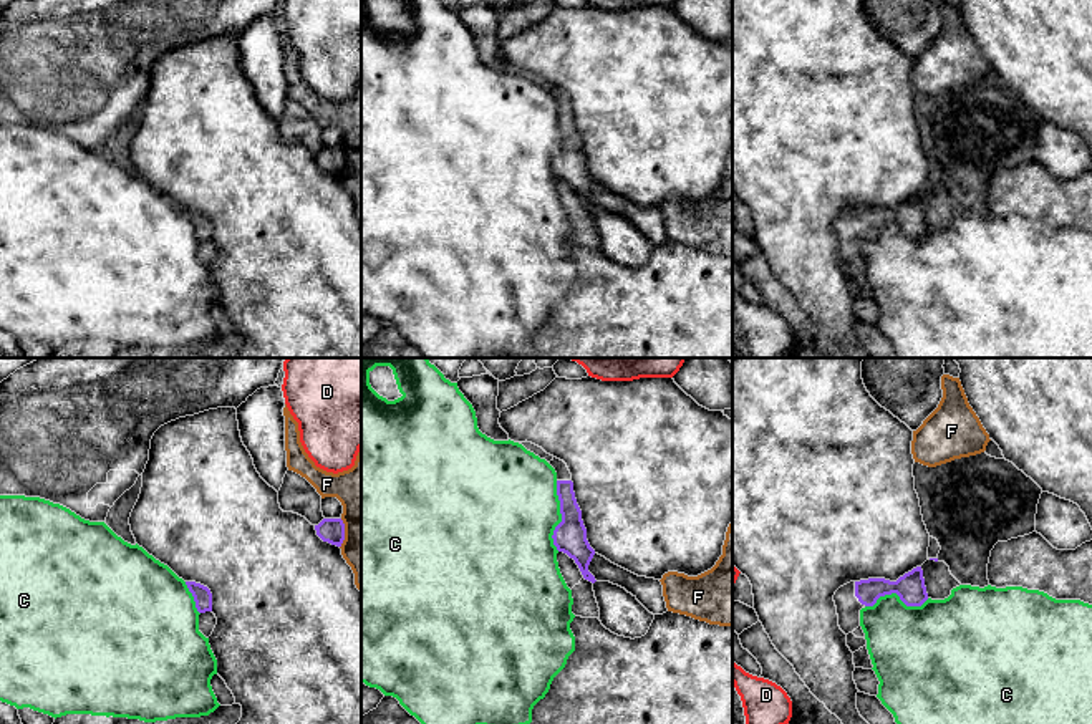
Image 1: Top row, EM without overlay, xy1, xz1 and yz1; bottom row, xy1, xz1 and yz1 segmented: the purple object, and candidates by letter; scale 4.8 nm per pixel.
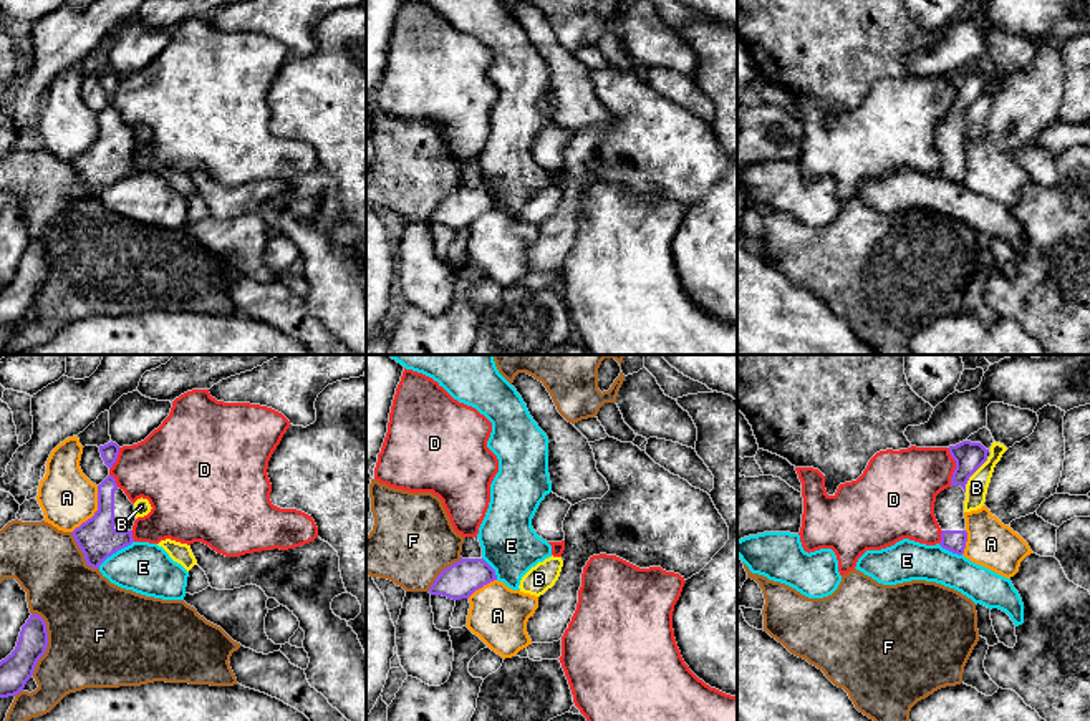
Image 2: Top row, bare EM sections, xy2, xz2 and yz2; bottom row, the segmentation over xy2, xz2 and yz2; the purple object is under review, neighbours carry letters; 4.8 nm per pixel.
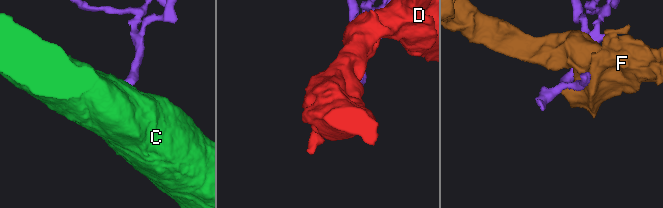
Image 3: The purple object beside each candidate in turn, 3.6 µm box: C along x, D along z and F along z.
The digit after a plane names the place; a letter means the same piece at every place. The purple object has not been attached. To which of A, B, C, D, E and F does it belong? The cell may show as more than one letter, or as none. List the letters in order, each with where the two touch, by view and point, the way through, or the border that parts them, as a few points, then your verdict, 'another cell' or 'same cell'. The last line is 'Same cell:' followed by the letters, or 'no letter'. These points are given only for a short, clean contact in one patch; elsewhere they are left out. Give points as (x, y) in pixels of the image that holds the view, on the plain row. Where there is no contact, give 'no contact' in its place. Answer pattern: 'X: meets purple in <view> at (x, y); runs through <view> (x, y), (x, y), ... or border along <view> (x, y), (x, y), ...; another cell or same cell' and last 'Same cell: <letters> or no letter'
A: meets purple in xy2 at (96, 140); another cell
B: meets purple in yz2 at (973, 101); another cell
C: meets purple in xz1 at (562, 144); border along xz1 (555, 110), (560, 151), (554, 159), (552, 173), (559, 179); another cell
D: meets purple in yz2 at (956, 95); another cell
E: meets purple in xy2 at (115, 181); border along xy2 (133, 169), (113, 181), (98, 196); another cell
F: meets purple in xy2 at (47, 272); another cell
Same cell: no letter

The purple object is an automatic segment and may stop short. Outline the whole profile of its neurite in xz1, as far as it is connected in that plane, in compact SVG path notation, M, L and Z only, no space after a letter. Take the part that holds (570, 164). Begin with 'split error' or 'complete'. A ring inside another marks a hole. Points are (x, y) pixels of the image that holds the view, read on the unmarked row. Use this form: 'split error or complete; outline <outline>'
split error; outline M553 86L548 93L557 101L557 124L562 142L562 151L555 156L552 164L553 174L558 181L563 181L575 189L585 209L595 212L595 205L588 200L595 179L587 169L587 157L575 128L572 103L567 93L557 86Z

